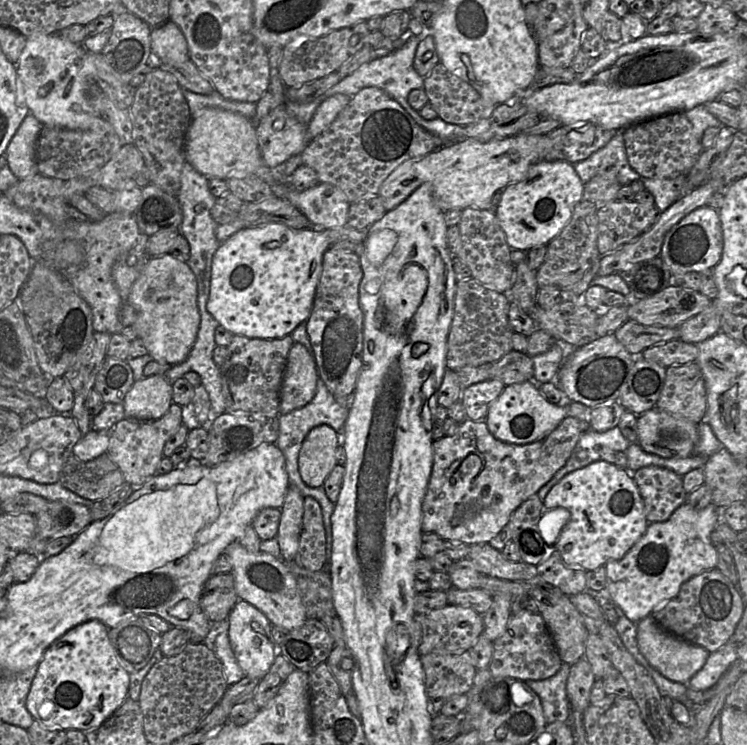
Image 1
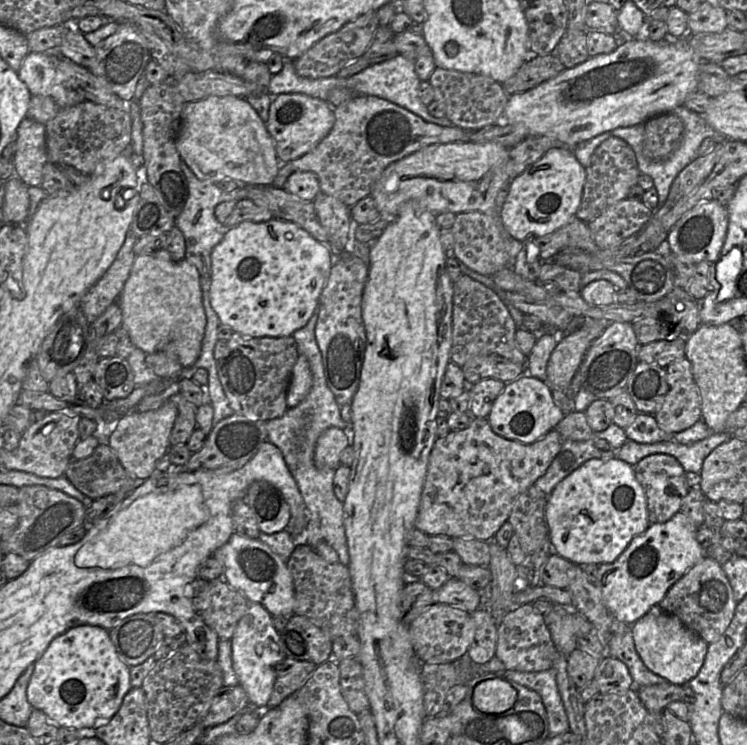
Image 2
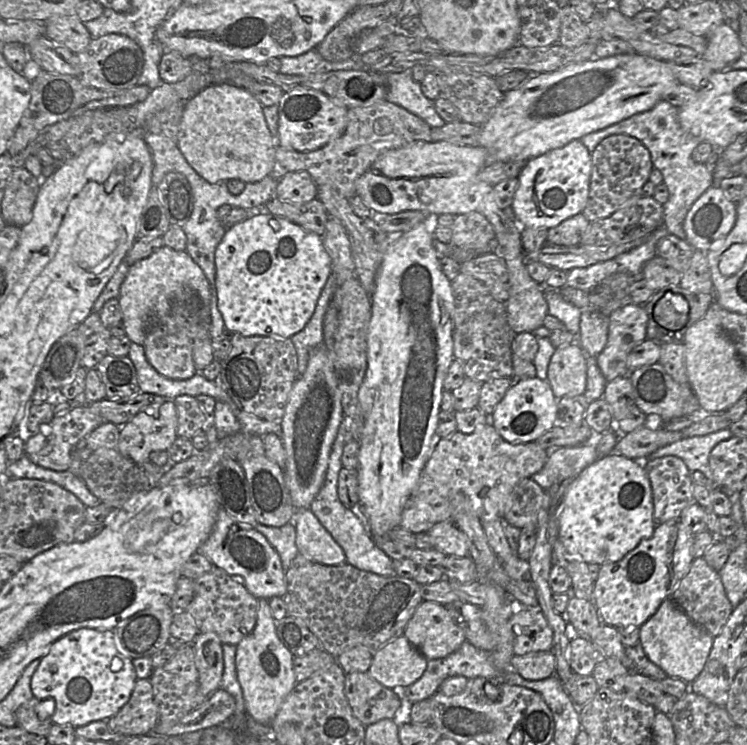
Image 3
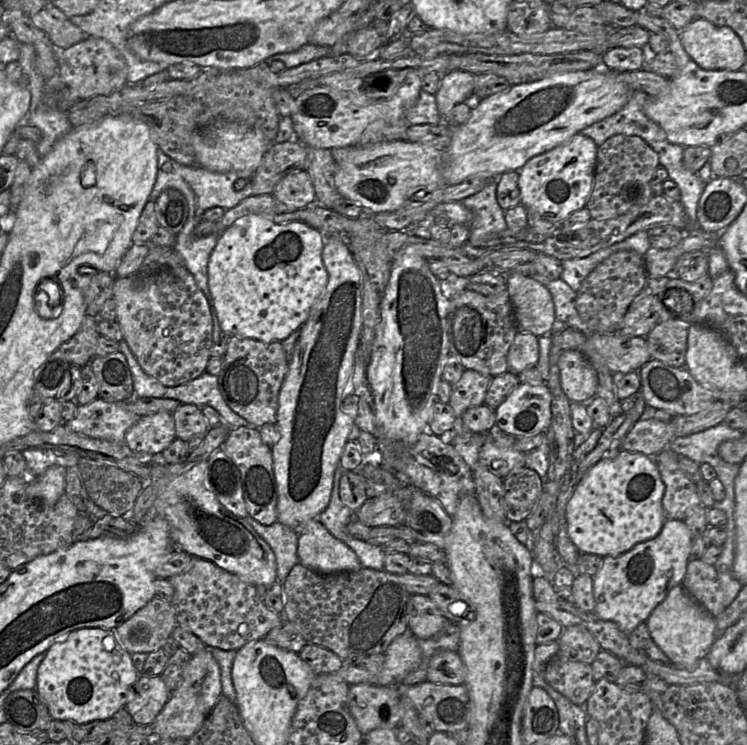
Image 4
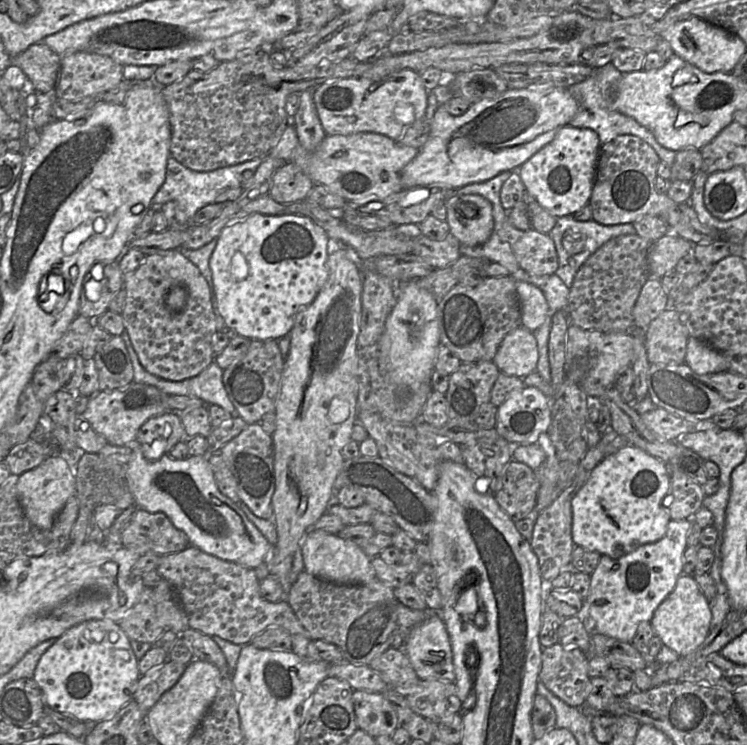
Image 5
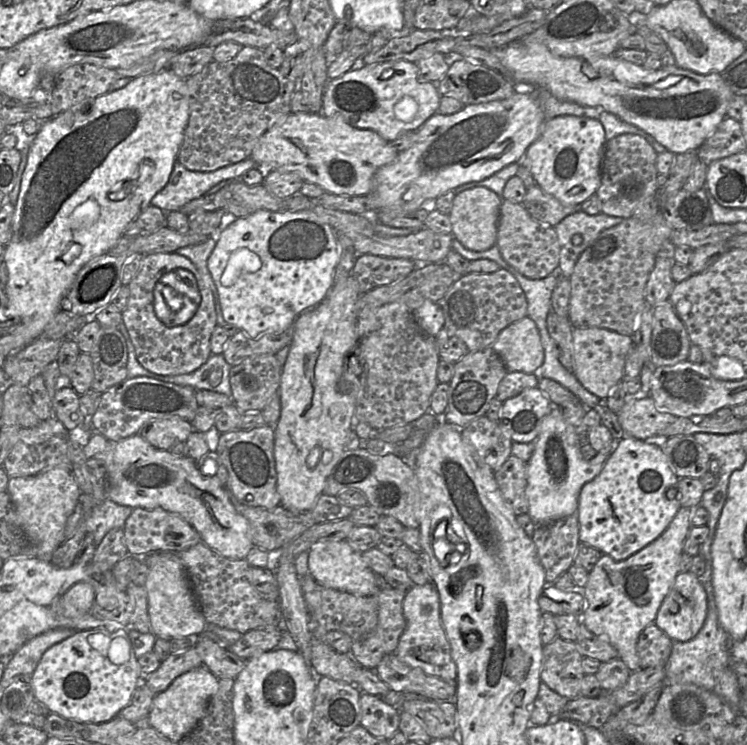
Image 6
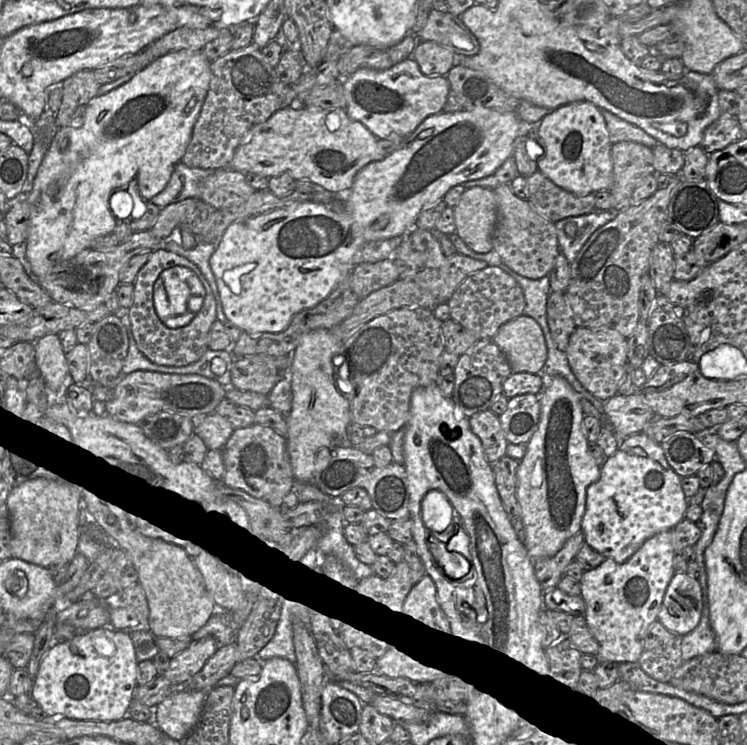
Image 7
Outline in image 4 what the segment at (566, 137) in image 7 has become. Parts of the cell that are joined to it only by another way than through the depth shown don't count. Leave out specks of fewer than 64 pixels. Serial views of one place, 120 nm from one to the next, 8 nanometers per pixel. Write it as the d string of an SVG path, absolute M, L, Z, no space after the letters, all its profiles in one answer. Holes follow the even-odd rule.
M577 133L561 145L529 159L521 167L520 174L516 171L519 175L521 204L526 209L534 209L543 219L552 223L559 223L585 207L594 184L597 150L598 146L593 139Z

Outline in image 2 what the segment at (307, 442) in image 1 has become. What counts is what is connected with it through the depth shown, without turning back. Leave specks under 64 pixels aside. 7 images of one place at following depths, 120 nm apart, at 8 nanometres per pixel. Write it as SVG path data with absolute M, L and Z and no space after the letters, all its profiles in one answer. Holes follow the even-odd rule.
M336 427L326 429L318 438L314 449L314 464L318 470L336 470L340 456L351 445L350 433Z

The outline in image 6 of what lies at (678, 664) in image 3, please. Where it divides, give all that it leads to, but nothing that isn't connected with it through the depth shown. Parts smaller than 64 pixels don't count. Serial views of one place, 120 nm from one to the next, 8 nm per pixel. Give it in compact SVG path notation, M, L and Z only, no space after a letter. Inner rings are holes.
M691 572L678 573L660 605L654 624L672 641L694 638L707 616L707 595L699 578Z

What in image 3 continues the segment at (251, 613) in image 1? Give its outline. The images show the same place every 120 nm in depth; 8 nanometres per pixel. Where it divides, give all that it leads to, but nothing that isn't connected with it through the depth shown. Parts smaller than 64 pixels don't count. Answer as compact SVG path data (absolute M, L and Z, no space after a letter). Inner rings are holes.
M258 599L257 620L253 632L236 646L235 667L241 686L245 710L248 716L263 725L270 725L287 695L297 684L293 671L291 652L283 645L276 633L268 600Z

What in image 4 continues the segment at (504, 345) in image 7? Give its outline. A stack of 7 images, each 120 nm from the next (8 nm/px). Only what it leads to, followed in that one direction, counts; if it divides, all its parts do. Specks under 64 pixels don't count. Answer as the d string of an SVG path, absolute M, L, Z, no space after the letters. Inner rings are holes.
M518 331L508 351L508 371L519 374L525 369L535 367L538 359L538 337L532 333Z

